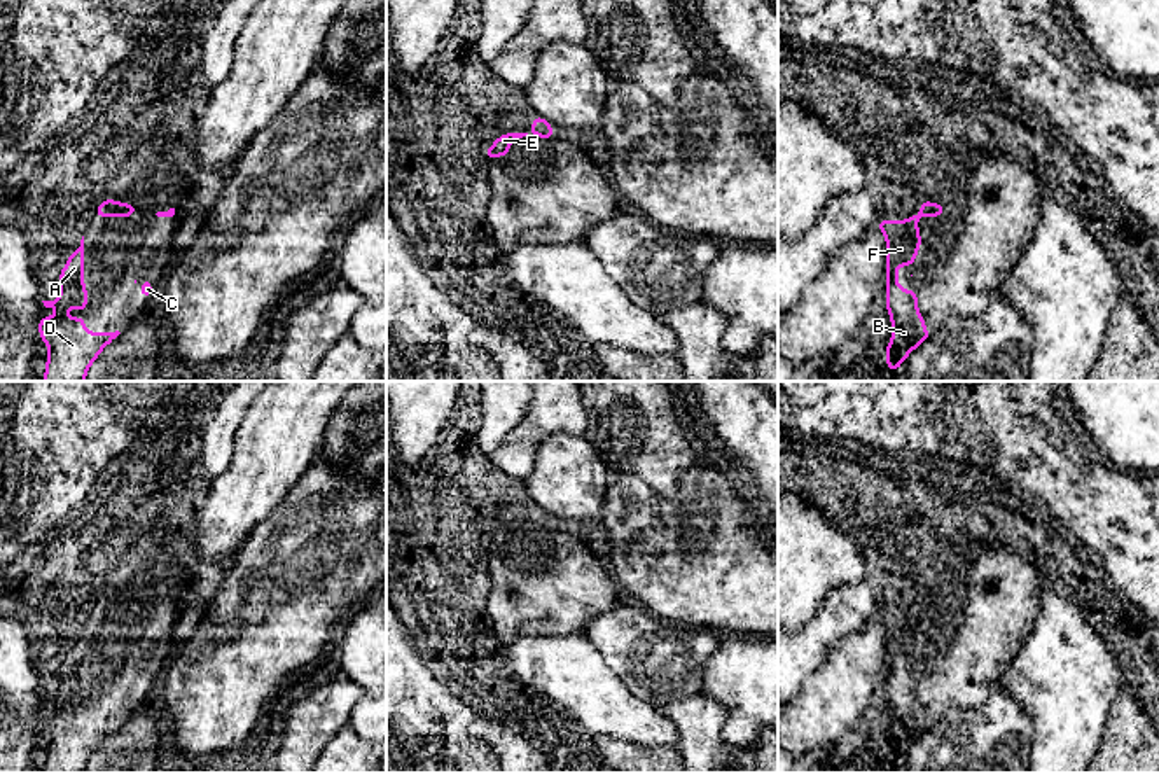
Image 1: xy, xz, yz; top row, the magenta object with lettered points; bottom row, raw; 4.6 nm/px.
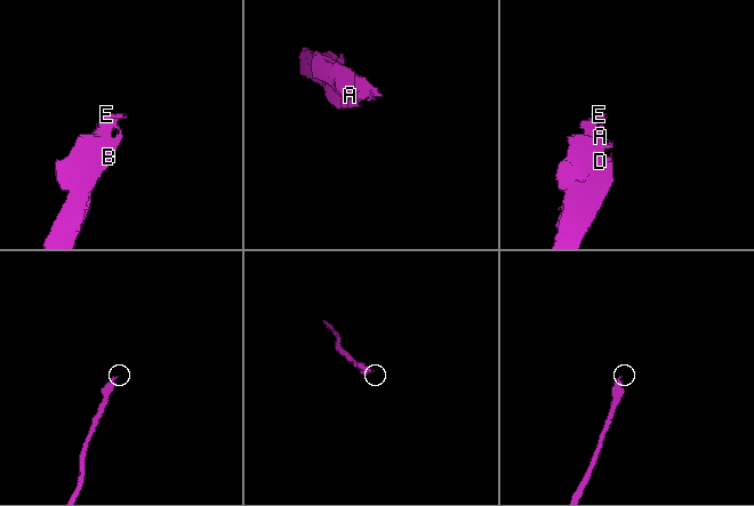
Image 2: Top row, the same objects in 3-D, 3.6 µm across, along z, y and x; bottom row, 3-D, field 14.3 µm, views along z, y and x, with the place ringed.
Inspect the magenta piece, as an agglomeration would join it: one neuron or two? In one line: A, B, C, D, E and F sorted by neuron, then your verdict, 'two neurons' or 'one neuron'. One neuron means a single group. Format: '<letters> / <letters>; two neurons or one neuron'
A B C D E F; one neuron

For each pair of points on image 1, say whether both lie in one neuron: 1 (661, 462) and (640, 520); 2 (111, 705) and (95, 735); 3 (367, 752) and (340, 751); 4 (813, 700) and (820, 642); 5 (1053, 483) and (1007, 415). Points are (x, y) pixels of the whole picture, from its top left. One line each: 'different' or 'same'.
1: different
2: same
3: same
4: different
5: same

